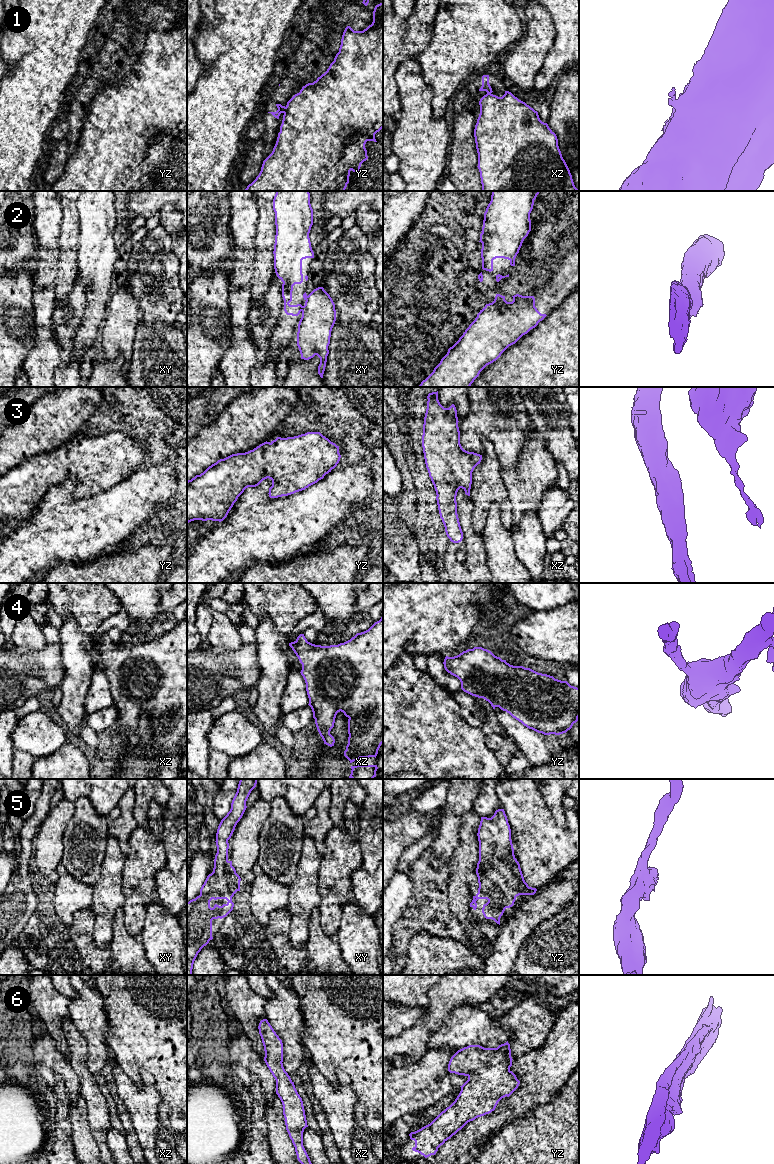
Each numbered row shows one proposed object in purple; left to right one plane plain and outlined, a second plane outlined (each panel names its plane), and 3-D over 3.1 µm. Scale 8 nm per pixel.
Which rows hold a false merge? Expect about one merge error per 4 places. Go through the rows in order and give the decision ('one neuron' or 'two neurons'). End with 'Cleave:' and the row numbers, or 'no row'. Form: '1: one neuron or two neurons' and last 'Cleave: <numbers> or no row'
1: two neurons
2: two neurons
3: one neuron
4: one neuron
5: one neuron
6: one neuron
Cleave: 1, 2

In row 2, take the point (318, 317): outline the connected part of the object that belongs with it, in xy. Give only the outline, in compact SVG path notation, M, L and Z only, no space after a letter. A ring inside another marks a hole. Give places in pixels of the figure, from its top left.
M323 287L314 289L305 301L302 310L302 317L298 324L297 346L299 348L301 359L309 360L317 355L320 358L318 374L323 378L326 367L327 356L329 354L328 346L330 344L331 331L336 321L335 304L330 295Z

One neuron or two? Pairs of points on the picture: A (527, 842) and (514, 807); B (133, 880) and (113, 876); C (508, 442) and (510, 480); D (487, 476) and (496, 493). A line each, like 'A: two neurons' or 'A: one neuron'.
A: one neuron
B: two neurons
C: two neurons
D: one neuron

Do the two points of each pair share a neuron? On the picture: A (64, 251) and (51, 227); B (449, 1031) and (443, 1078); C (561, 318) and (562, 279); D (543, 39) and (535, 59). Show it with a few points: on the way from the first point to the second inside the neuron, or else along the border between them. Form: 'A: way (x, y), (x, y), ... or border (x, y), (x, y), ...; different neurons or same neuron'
A: border (62, 219), (59, 235), (59, 254), (57, 257); different neurons
B: border (457, 1050), (430, 1049), (428, 1051); different neurons
C: border (568, 293), (543, 318); different neurons
D: way (538, 44), (536, 54); same neuron

